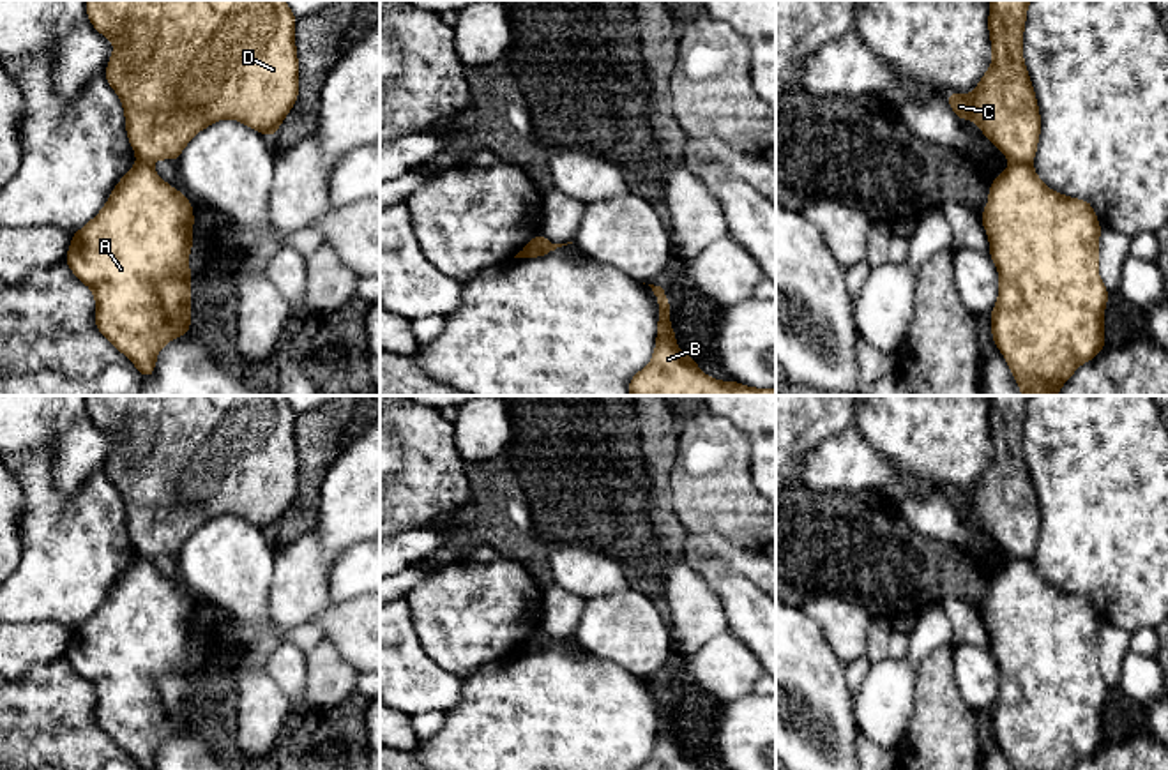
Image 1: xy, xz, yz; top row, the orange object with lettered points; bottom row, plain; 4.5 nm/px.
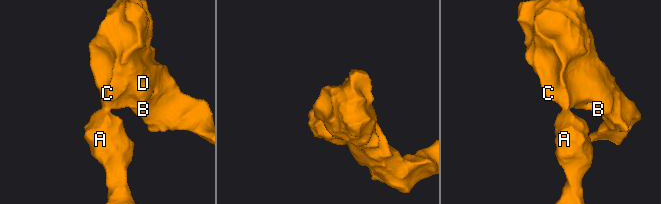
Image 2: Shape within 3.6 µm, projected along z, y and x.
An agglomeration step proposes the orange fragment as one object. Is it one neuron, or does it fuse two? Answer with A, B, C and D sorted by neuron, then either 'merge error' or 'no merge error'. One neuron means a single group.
A / B C D; merge error

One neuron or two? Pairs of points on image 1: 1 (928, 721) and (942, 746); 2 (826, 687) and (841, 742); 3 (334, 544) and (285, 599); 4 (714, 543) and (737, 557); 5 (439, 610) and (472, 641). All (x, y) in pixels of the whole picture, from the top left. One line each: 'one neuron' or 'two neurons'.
1: one neuron
2: one neuron
3: two neurons
4: one neuron
5: one neuron

